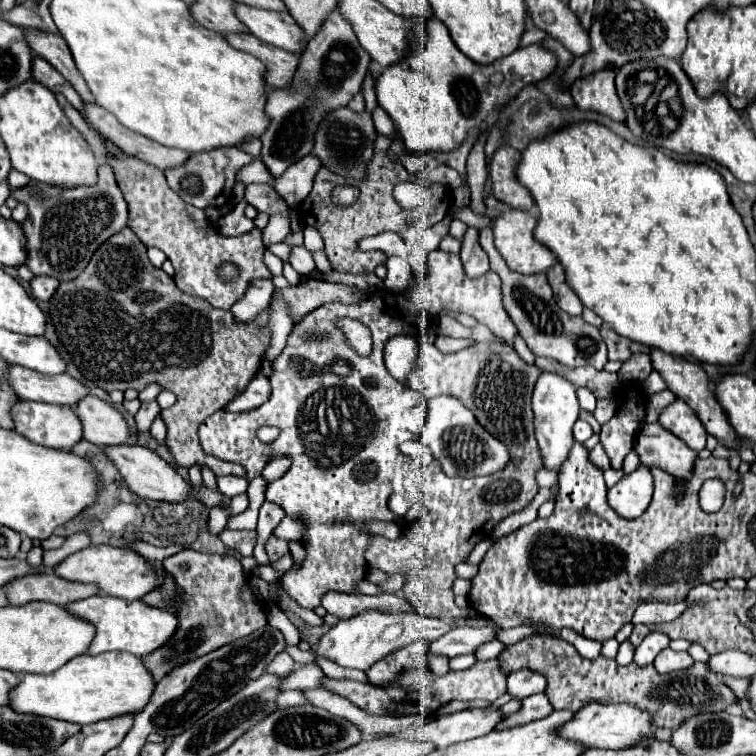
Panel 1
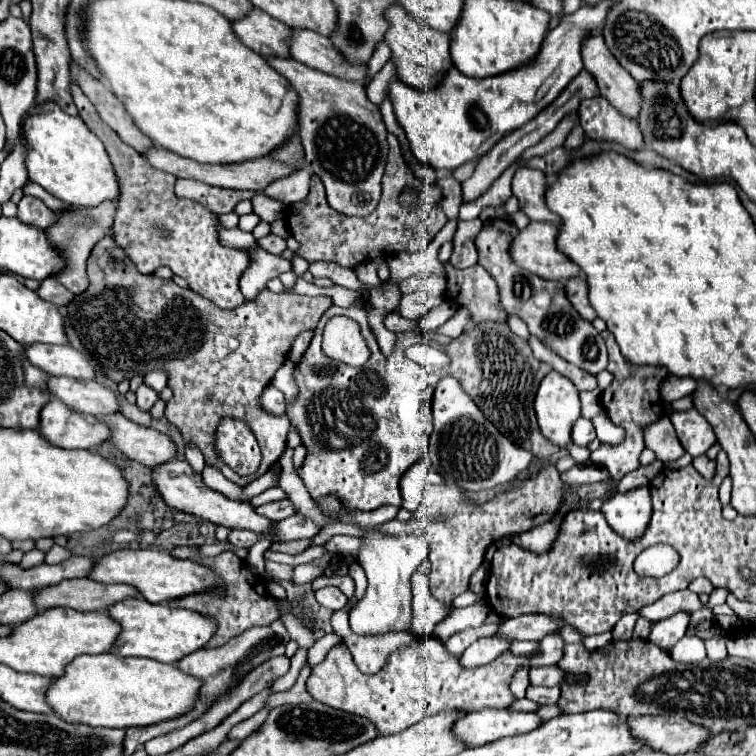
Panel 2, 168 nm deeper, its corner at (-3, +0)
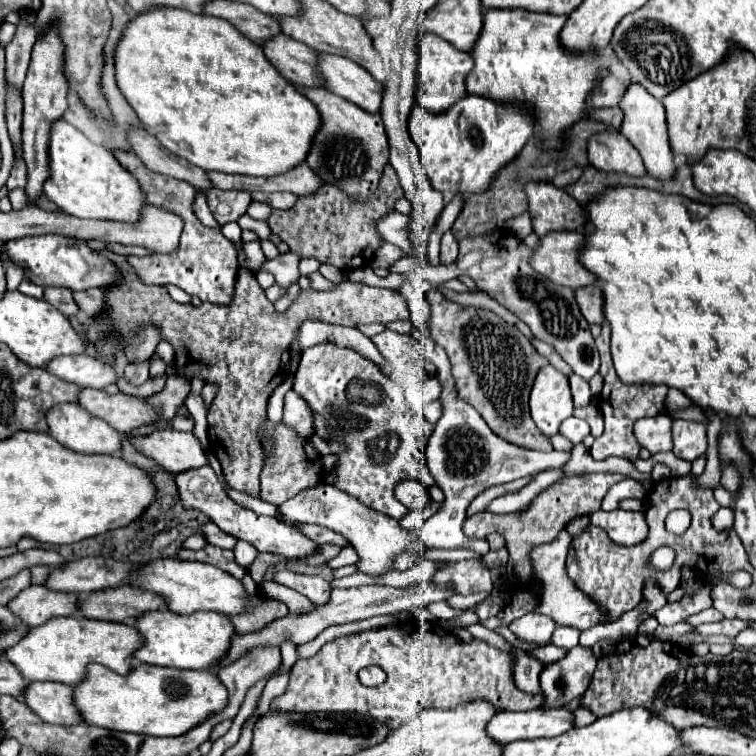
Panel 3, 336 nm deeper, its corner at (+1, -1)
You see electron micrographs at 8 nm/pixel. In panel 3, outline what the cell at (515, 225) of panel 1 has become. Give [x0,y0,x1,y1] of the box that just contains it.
[530,231,596,289]

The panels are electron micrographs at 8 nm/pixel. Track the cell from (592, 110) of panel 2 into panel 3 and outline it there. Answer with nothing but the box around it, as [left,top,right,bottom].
[588,131,646,175]

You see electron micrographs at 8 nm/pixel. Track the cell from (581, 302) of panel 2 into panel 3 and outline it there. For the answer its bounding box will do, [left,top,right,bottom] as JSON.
[574,283,604,323]

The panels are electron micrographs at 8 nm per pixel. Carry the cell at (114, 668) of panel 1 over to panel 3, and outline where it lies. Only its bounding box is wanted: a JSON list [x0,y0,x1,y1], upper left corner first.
[72,663,228,737]

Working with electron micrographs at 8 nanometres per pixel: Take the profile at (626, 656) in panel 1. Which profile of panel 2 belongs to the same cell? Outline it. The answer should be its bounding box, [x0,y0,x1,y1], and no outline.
[634,618,652,640]

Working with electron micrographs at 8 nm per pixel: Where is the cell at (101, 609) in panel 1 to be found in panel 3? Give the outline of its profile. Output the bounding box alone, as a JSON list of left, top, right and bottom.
[134,609,236,669]

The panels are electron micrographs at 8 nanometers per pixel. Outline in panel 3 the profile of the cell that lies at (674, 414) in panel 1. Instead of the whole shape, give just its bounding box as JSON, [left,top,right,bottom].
[672,419,708,461]

